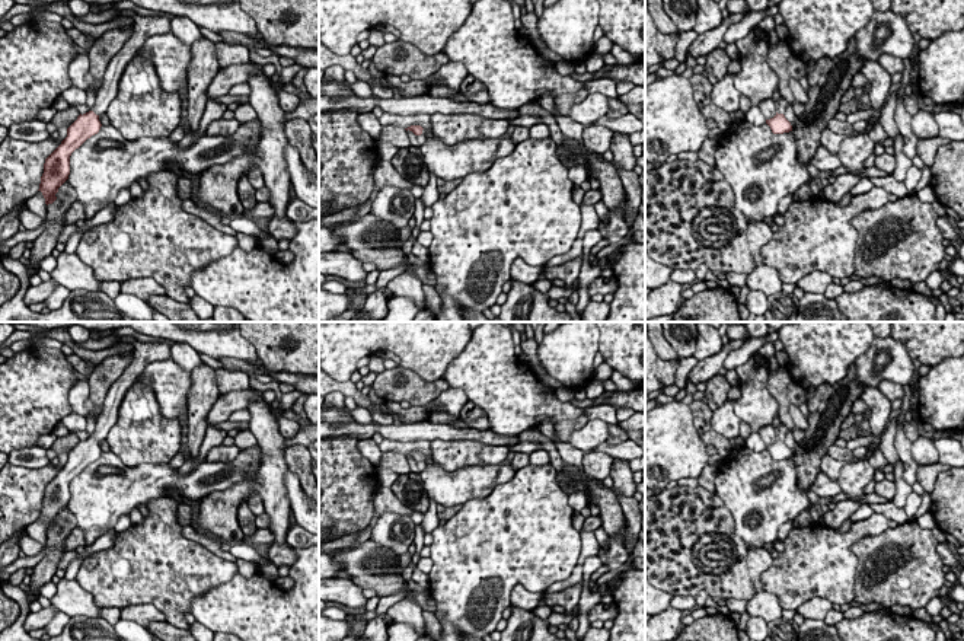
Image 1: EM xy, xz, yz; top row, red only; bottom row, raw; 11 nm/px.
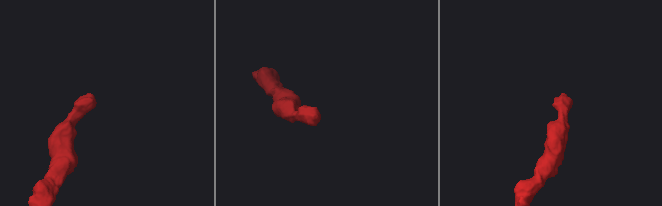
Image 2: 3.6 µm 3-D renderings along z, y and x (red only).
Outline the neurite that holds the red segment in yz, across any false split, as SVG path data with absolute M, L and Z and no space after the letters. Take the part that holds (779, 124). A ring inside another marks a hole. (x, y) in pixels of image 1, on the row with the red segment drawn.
M782 96L778 102L775 102L776 115L770 119L766 119L766 124L770 127L773 134L792 131L791 122L783 115L788 105L789 103Z

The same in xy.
M121 10L118 16L133 17L134 32L109 61L102 79L102 86L96 92L95 105L89 112L77 117L77 119L67 128L67 137L45 159L38 191L42 192L47 205L57 200L55 194L58 192L58 188L68 179L71 153L87 138L99 133L102 127L99 115L106 114L109 103L118 95L119 79L128 63L147 38L170 32L170 19L166 16L140 16L133 10Z

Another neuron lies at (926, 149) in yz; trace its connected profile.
M944 137L919 138L916 144L916 153L923 160L923 165L931 166L933 163L938 149L948 144L951 140Z

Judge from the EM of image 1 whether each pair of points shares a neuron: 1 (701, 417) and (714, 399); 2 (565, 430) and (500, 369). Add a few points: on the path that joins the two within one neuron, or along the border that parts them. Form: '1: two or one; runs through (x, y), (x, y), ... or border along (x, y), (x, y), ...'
1: two; border along (705, 402), (712, 411)
2: two; border along (589, 418), (577, 415), (558, 421)

